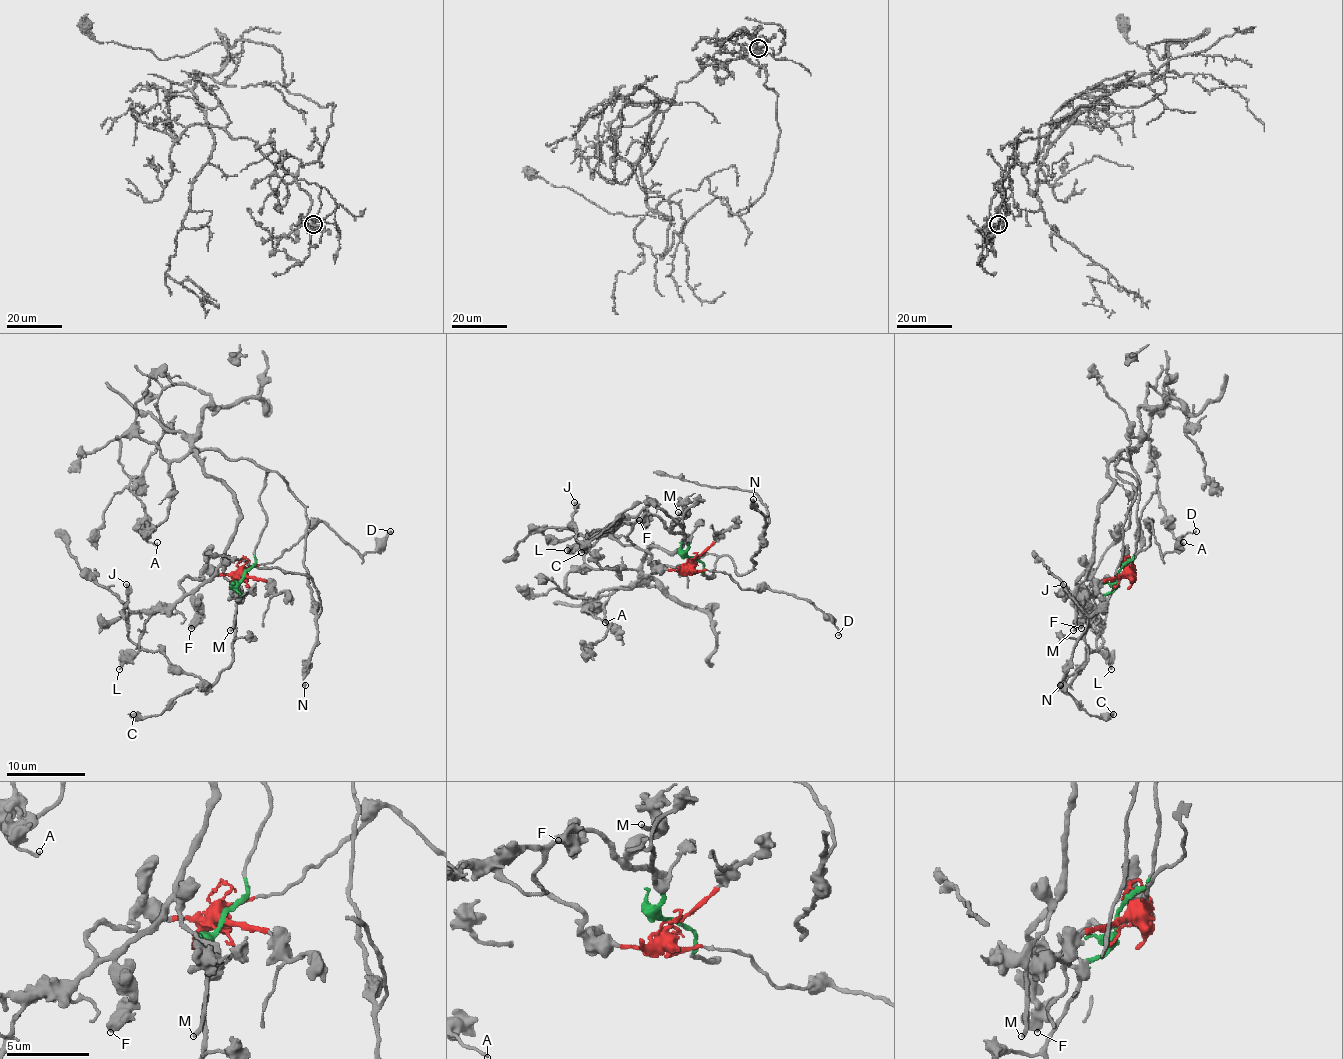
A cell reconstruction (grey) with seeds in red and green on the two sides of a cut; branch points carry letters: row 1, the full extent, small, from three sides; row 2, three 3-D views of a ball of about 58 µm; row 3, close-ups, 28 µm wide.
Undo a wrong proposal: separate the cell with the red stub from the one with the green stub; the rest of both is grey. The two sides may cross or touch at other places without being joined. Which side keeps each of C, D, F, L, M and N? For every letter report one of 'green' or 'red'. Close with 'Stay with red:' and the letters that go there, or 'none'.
C: green
D: red
F: red
L: red
M: red
N: green
Stay with red: D, F, L, M

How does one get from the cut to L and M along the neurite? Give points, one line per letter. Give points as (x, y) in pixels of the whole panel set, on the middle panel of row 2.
L: (692, 559), (680, 570), (659, 570), (649, 555), (629, 539), (631, 527), (621, 523), (588, 535), (566, 551)
M: (692, 559), (680, 570), (659, 570), (629, 539), (639, 519), (657, 515), (674, 525), (686, 515), (678, 511)

